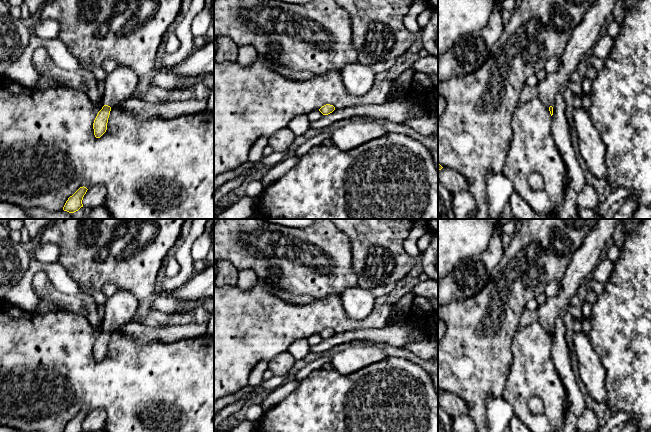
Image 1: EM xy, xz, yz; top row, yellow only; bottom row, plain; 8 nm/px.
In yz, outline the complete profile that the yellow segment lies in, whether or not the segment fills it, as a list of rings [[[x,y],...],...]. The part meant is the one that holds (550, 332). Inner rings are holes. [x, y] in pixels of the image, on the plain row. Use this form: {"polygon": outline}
{"polygon": [[[598,219],[596,227],[587,236],[584,244],[573,255],[569,267],[560,279],[561,290],[555,296],[547,297],[536,309],[537,322],[549,332],[553,339],[552,325],[558,316],[567,309],[570,299],[583,282],[590,277],[599,262],[603,249],[612,242],[619,219]]]}

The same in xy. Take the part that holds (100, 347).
{"polygon": [[[120,289],[110,296],[102,306],[104,312],[103,324],[106,328],[98,336],[93,347],[96,362],[100,362],[107,354],[111,332],[137,320],[139,304],[140,302],[134,293]]]}

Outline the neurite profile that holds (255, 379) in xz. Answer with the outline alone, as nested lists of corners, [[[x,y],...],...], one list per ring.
[[[259,361],[248,377],[248,385],[252,387],[259,387],[263,382],[263,374],[268,369],[267,361]]]

